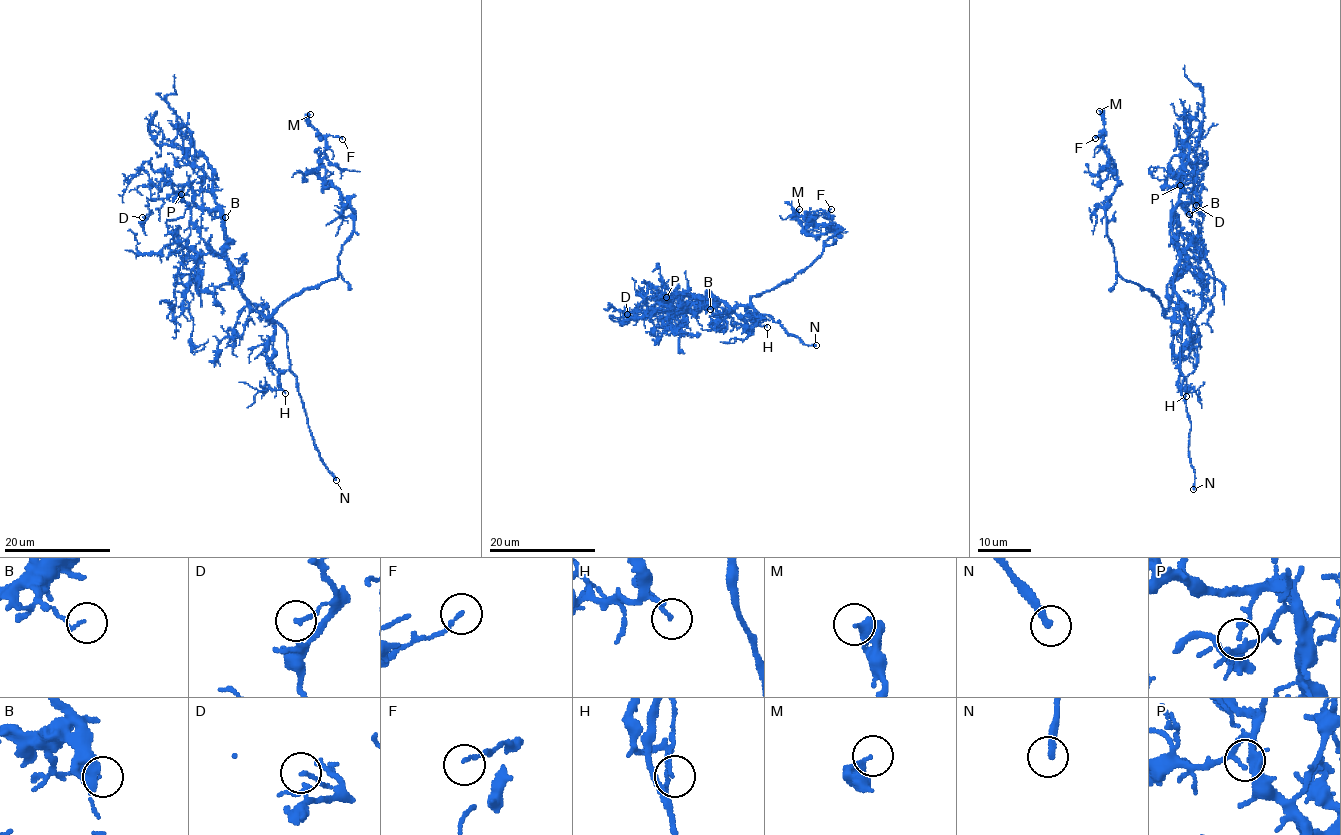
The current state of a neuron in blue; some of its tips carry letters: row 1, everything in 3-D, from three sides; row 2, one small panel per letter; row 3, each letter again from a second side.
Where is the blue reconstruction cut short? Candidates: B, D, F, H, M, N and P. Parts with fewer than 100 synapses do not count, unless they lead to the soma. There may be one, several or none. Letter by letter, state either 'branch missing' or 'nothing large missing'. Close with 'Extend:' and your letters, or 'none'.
B: nothing large missing
D: nothing large missing
F: nothing large missing
H: nothing large missing
M: nothing large missing
N: branch missing
P: nothing large missing
Extend: N

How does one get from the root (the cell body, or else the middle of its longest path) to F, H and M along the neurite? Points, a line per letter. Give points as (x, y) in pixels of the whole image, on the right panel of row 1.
F: (1168, 317), (1152, 293), (1117, 270), (1106, 217), (1117, 185), (1115, 161), (1102, 147), (1104, 135), (1095, 138)
H: (1168, 317), (1173, 317), (1181, 325), (1181, 375), (1186, 382), (1186, 396)
M: (1168, 317), (1152, 293), (1117, 270), (1106, 214), (1117, 177), (1115, 161), (1102, 147), (1104, 117), (1099, 111)

